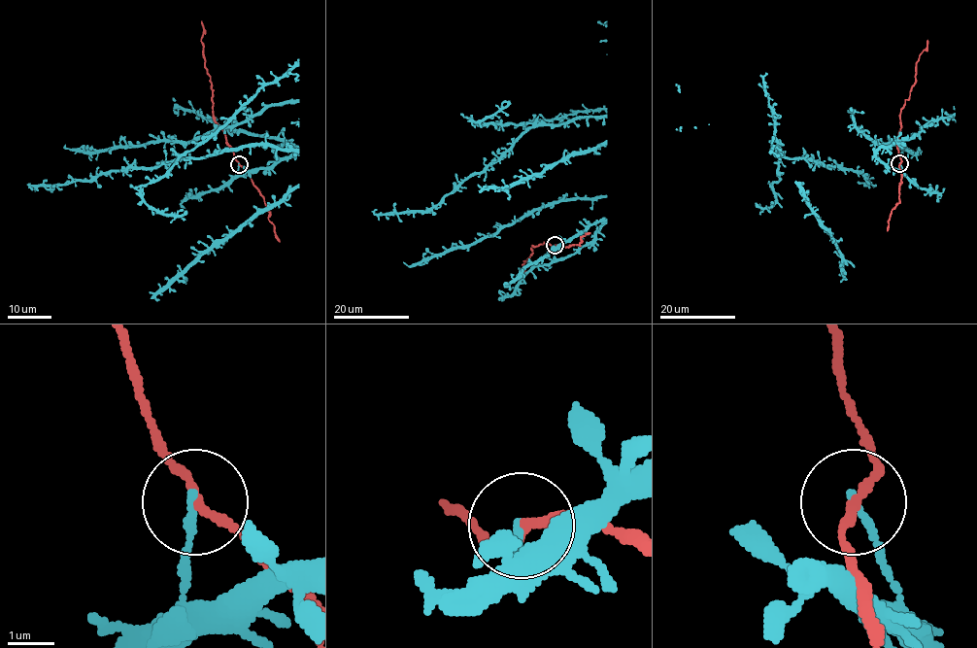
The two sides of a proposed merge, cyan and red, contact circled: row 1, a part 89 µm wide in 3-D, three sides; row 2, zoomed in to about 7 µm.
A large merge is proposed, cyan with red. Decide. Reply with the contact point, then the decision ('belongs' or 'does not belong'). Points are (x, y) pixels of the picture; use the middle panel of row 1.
at (555, 245); belongs

